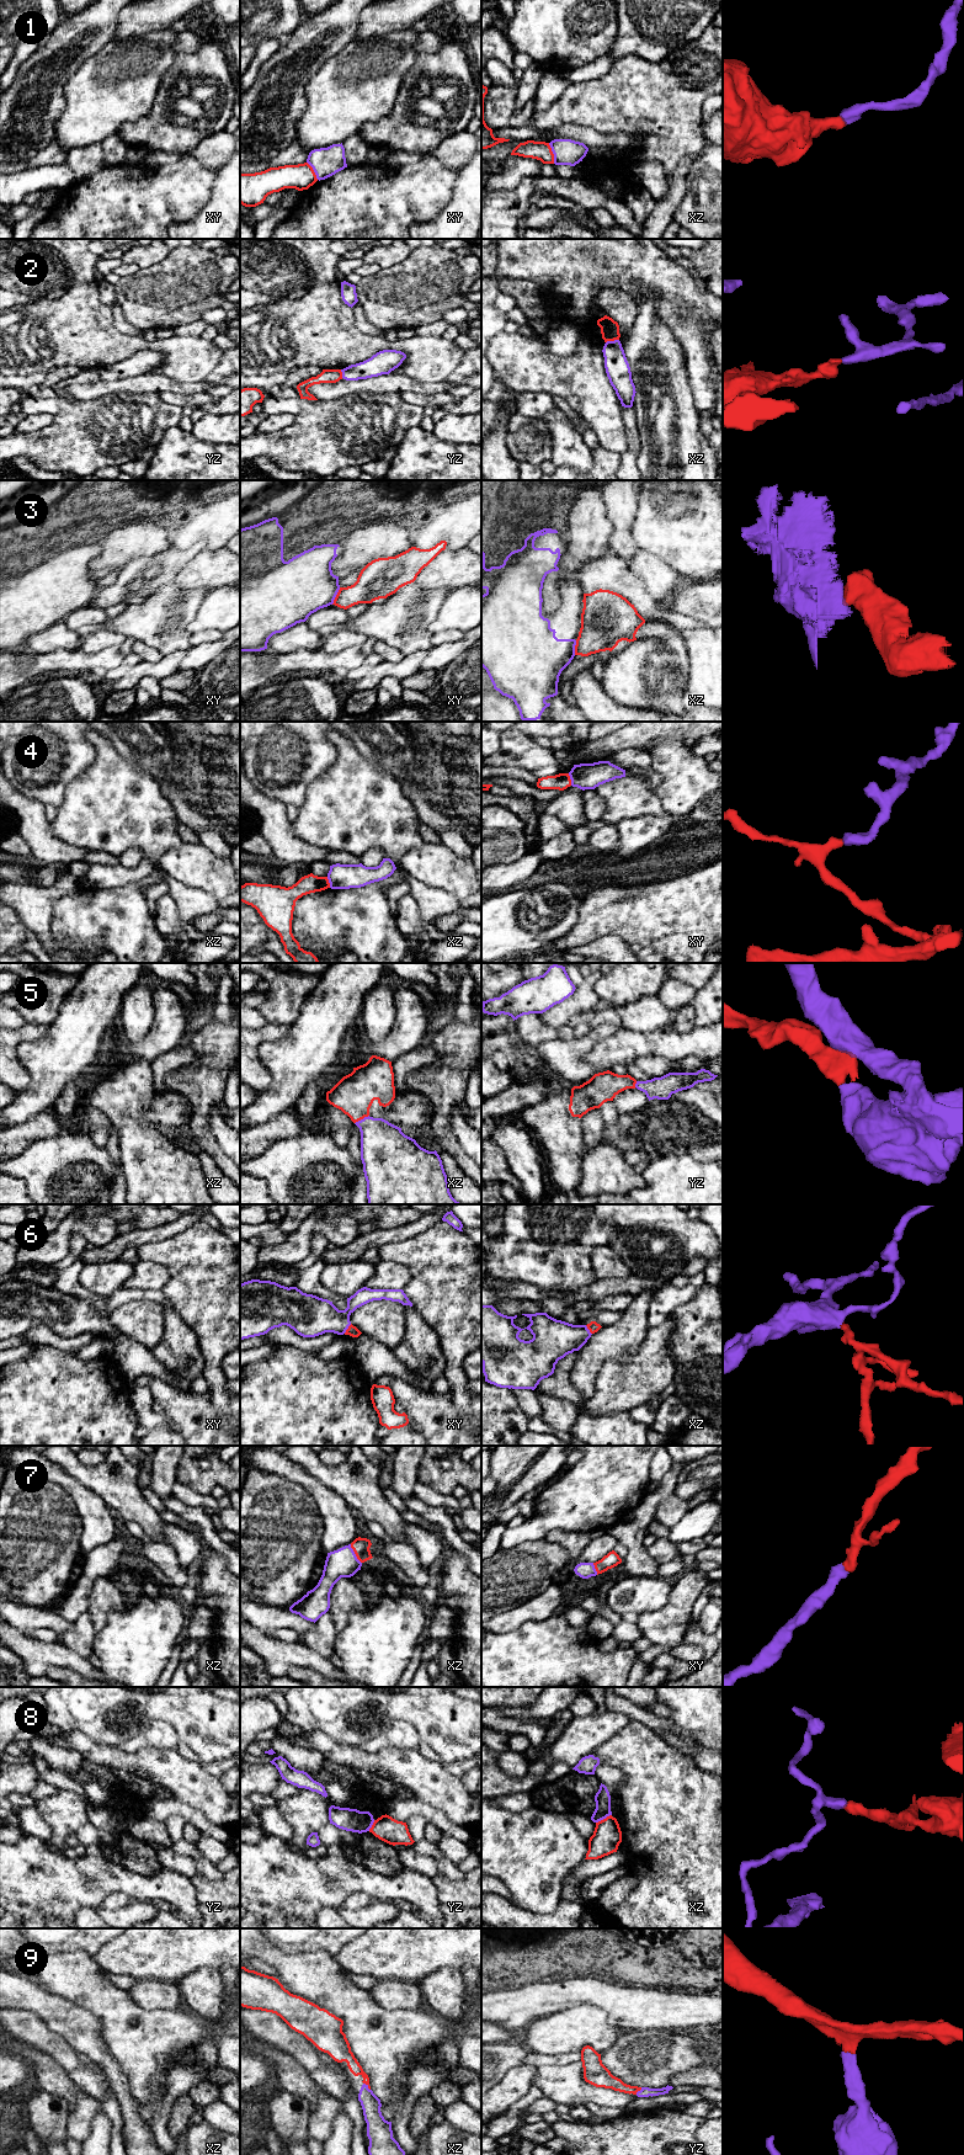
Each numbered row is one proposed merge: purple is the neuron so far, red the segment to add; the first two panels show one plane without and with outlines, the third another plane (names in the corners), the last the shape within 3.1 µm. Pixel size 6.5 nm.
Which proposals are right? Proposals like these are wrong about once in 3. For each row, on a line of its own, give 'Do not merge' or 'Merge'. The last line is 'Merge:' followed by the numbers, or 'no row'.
1: Do not merge
2: Do not merge
3: Do not merge
4: Do not merge
5: Merge
6: Merge
7: Merge
8: Do not merge
9: Merge
Merge: 5, 6, 7, 9

